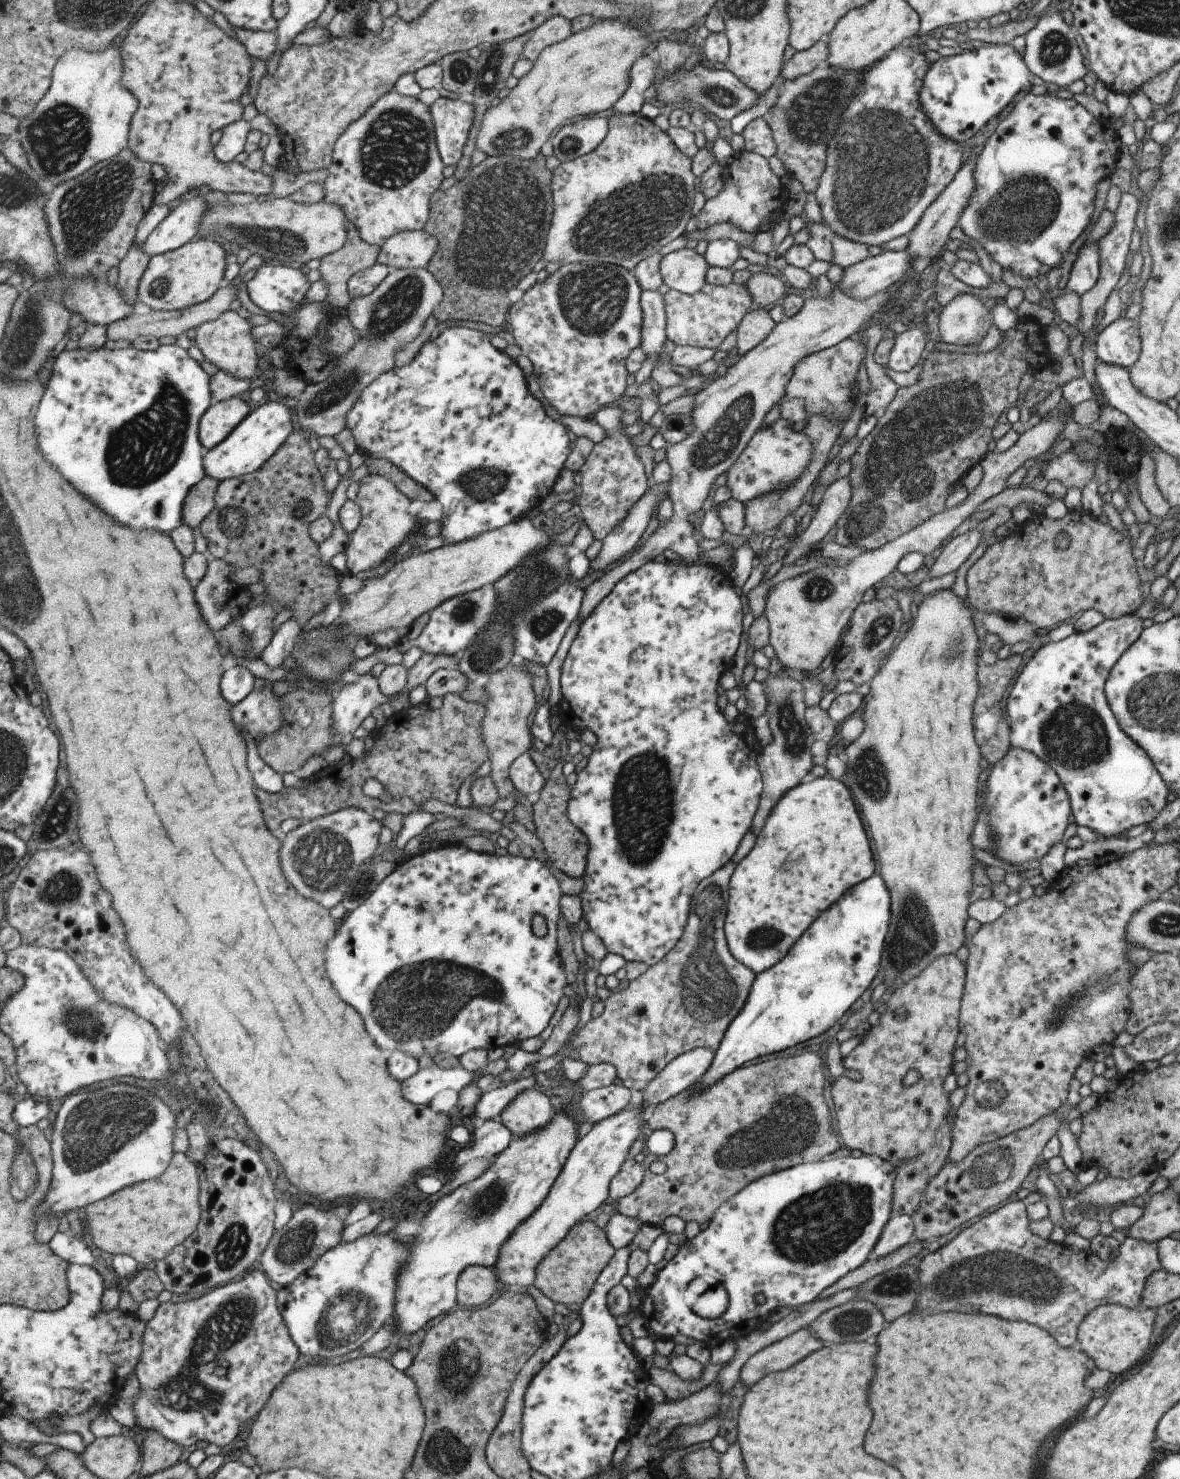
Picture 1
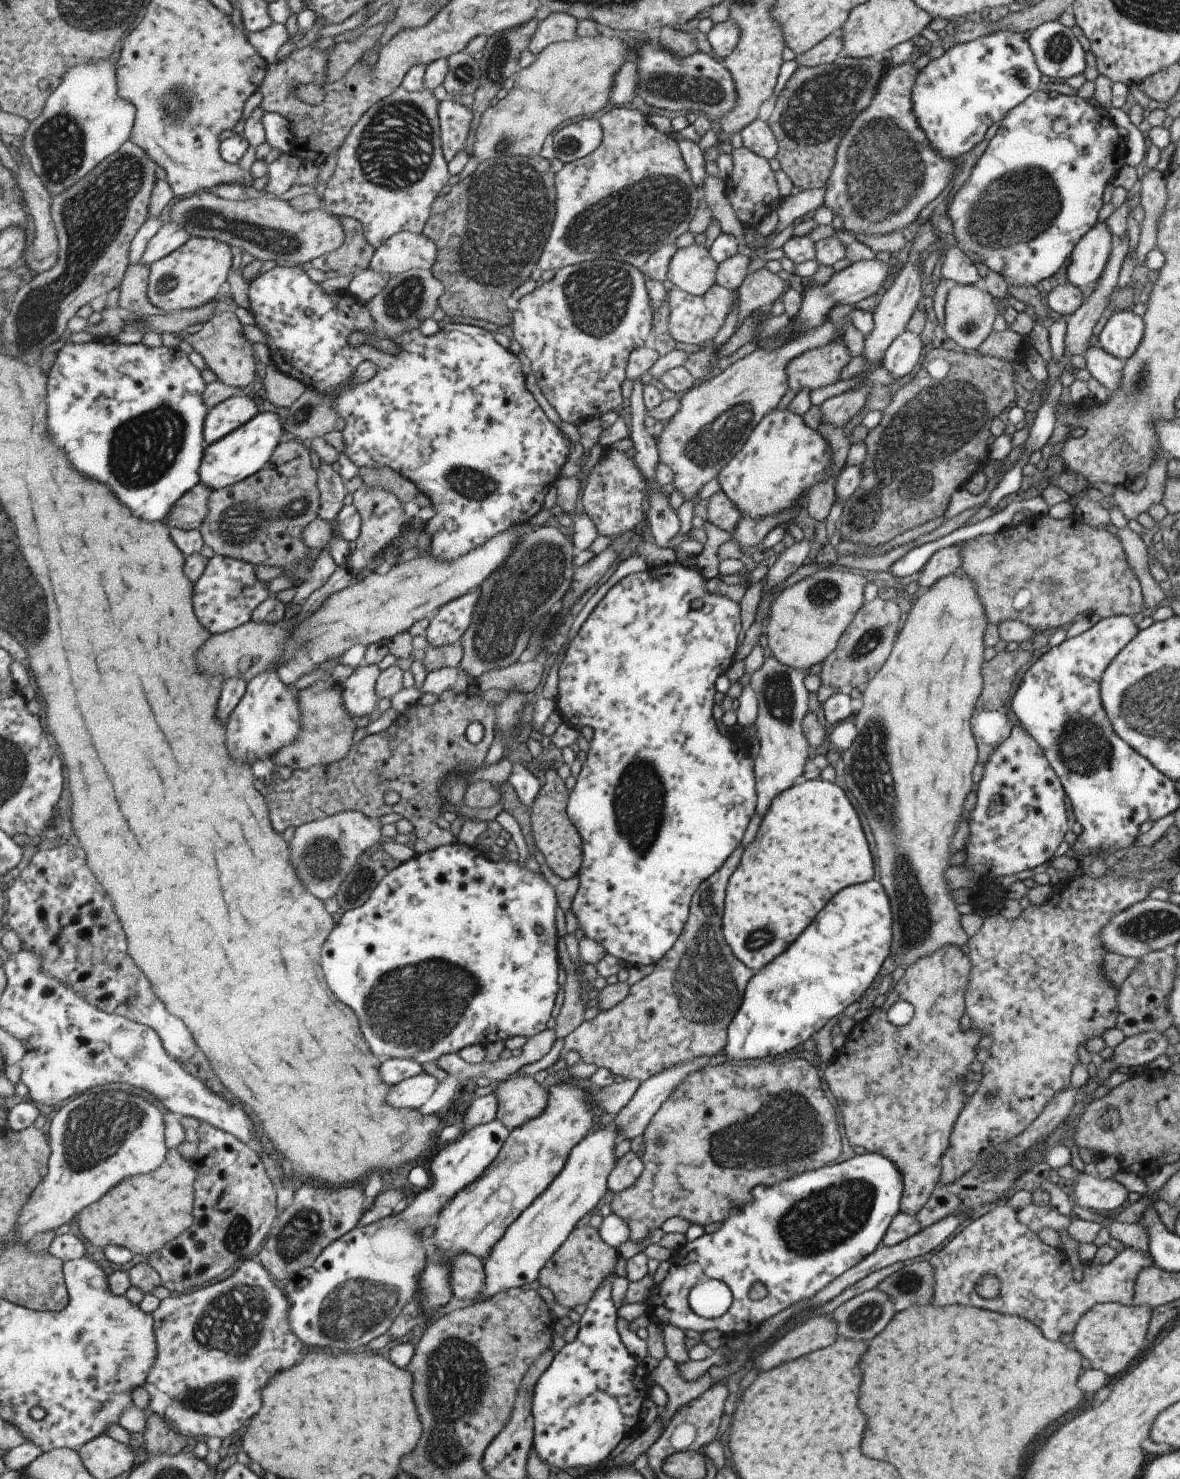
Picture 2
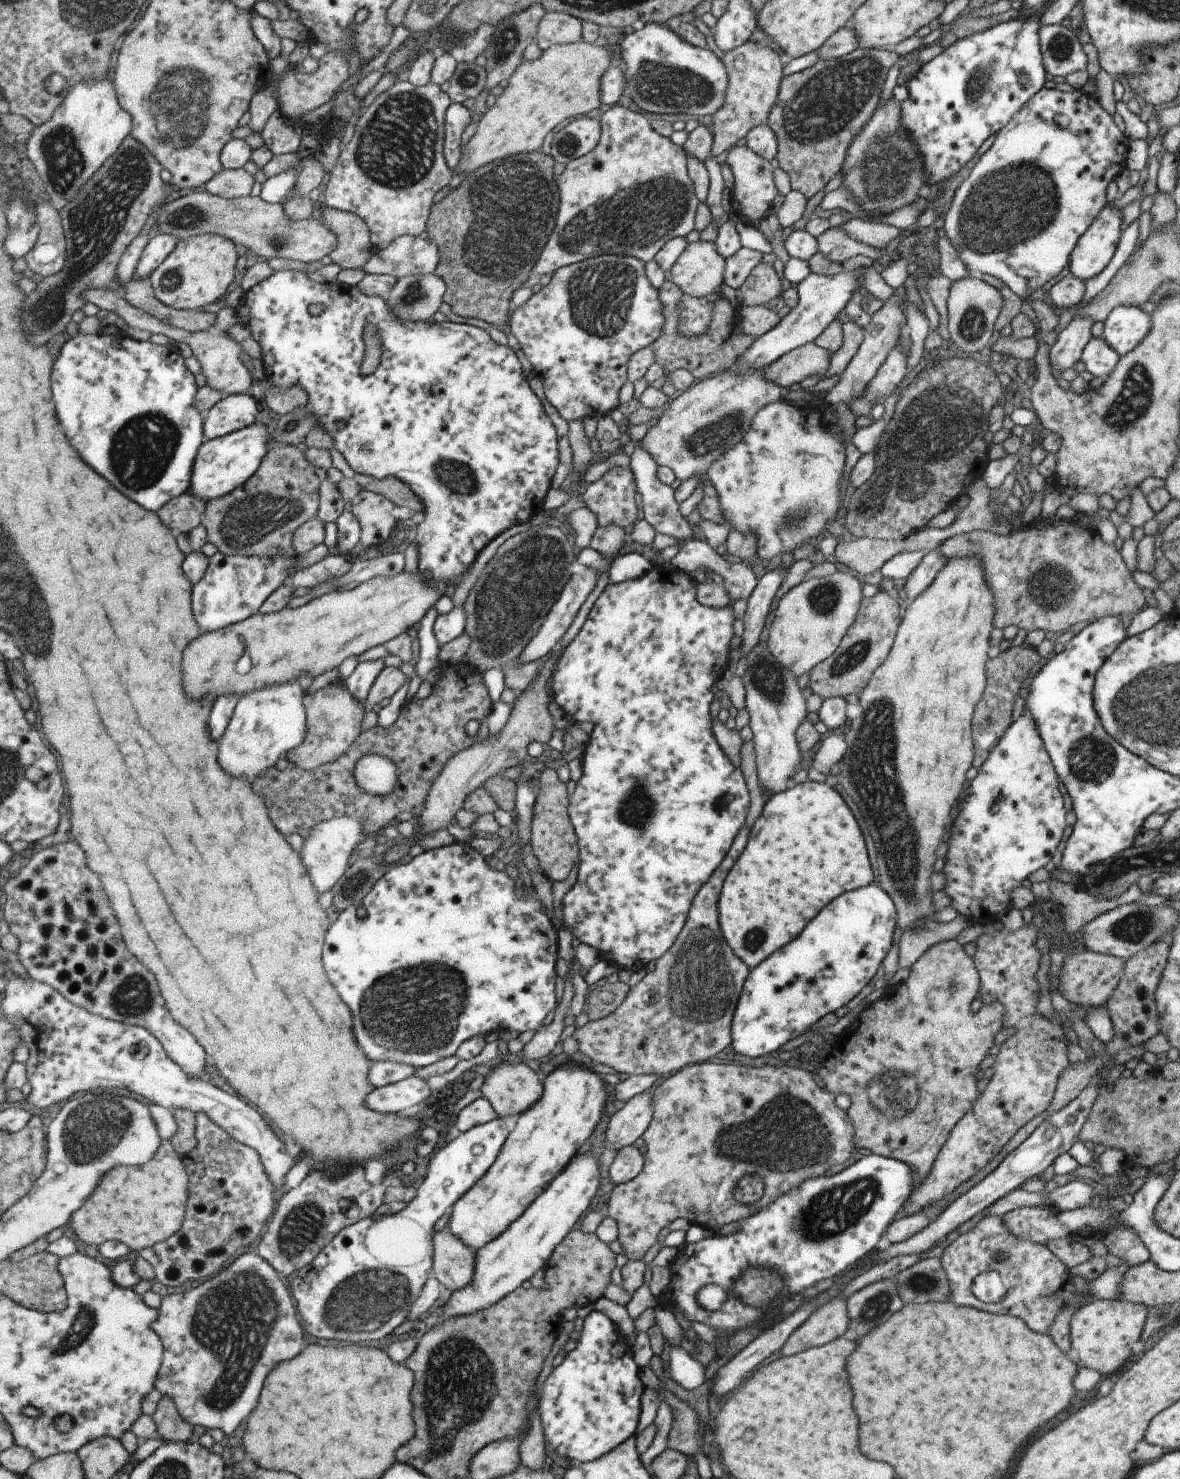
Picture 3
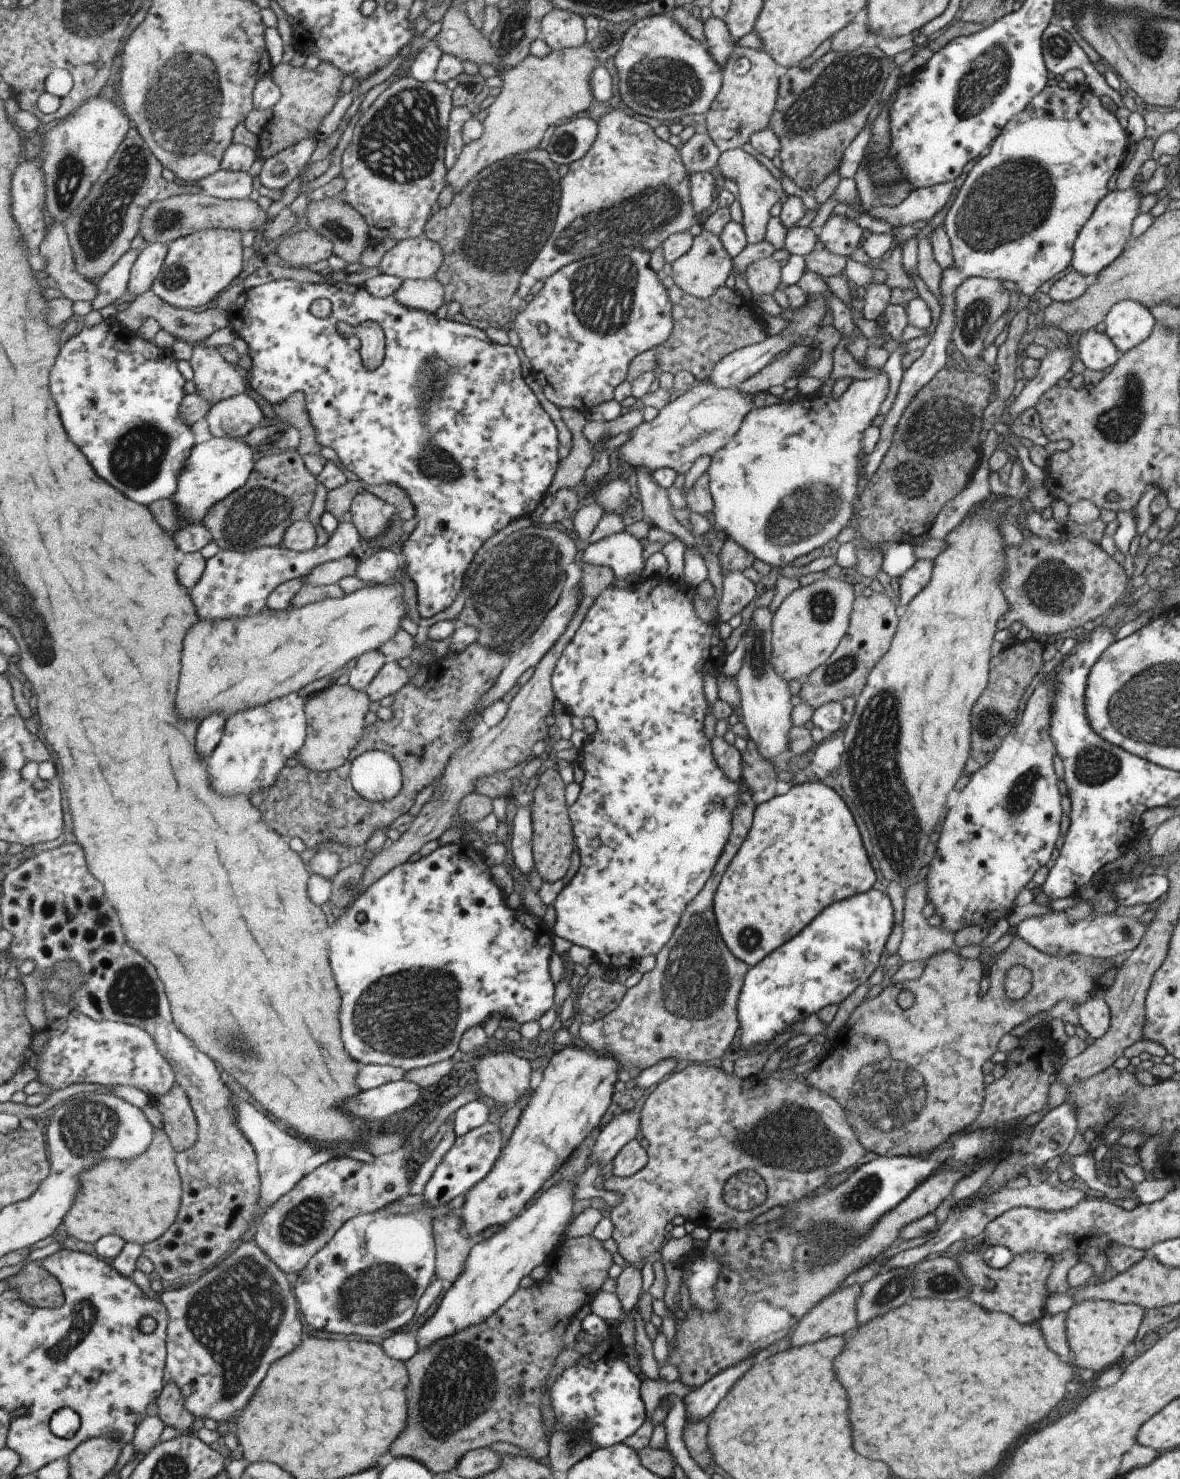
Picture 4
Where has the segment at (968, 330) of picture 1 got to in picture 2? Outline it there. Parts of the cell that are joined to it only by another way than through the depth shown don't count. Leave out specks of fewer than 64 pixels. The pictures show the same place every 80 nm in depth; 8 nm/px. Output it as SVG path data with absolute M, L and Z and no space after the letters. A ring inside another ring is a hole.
M953 285L949 288L944 304L945 334L961 348L976 350L991 335L991 324L998 315L994 297L979 285Z

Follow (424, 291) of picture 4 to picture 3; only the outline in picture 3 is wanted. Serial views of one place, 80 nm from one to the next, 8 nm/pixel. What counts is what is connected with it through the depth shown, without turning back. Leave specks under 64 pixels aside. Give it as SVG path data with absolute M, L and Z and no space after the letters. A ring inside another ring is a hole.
M433 273L409 275L401 277L385 298L400 319L429 321L443 306L447 289L445 282Z

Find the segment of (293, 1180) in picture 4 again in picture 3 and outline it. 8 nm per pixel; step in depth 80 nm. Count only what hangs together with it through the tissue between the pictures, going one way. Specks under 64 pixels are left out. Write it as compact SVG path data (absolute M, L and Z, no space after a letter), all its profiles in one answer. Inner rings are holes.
M28 972L27 978L29 981L25 982L13 974L13 978L6 984L4 1011L6 1017L22 1030L25 1045L30 1051L27 1064L32 1091L27 1098L28 1102L37 1108L49 1108L53 1104L59 1104L61 1100L68 1101L71 1096L75 1097L75 1094L79 1092L89 1093L89 1090L97 1090L97 1088L127 1088L172 1112L181 1107L193 1109L196 1114L201 1111L208 1112L209 1116L227 1129L233 1138L260 1152L265 1172L275 1190L281 1190L282 1194L289 1190L287 1174L301 1160L301 1154L293 1156L287 1152L285 1142L275 1134L275 1130L269 1126L269 1122L263 1118L263 1114L255 1106L247 1104L239 1096L219 1090L207 1079L196 1079L188 1075L180 1064L168 1055L164 1044L161 1044L161 1041L149 1032L149 1029L100 1017L71 1003L54 986L35 981Z

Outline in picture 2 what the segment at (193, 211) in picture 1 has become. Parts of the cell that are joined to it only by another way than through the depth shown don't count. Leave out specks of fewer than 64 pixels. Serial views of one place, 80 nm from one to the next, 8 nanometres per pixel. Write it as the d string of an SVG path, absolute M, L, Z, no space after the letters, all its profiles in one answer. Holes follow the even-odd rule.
M169 222L151 239L144 252L142 263L151 266L158 260L169 256L191 238L188 229L179 223Z

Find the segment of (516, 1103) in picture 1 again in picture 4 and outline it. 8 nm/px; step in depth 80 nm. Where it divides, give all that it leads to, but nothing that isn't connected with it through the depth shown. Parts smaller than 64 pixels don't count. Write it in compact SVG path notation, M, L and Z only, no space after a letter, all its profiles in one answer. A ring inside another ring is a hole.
M503 1047L479 1057L474 1056L472 1061L479 1091L502 1106L532 1092L529 1088L529 1076L534 1066L525 1057L518 1056L518 1053L521 1052Z

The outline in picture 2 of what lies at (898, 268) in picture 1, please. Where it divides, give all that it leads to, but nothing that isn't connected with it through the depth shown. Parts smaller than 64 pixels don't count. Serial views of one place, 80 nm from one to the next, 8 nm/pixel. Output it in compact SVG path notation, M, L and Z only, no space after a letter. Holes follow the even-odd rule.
M873 258L870 261L854 262L845 269L834 272L825 284L813 281L813 284L800 294L797 312L792 317L788 317L787 324L782 326L778 331L775 331L771 336L759 339L755 346L765 351L773 351L776 348L776 343L789 341L794 337L799 337L809 331L818 329L828 320L828 314L835 310L833 309L835 304L845 304L845 306L847 304L855 304L855 302L859 302L862 298L877 292L883 286L887 274L889 274L888 263L885 264Z

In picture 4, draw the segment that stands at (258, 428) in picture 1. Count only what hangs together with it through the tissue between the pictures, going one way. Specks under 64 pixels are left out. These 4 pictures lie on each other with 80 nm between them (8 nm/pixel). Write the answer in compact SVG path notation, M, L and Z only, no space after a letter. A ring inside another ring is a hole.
M213 437L195 446L180 476L178 491L169 498L178 507L178 512L184 514L184 520L189 524L187 527L204 522L211 508L247 483L256 468L256 462L256 449L244 437Z

